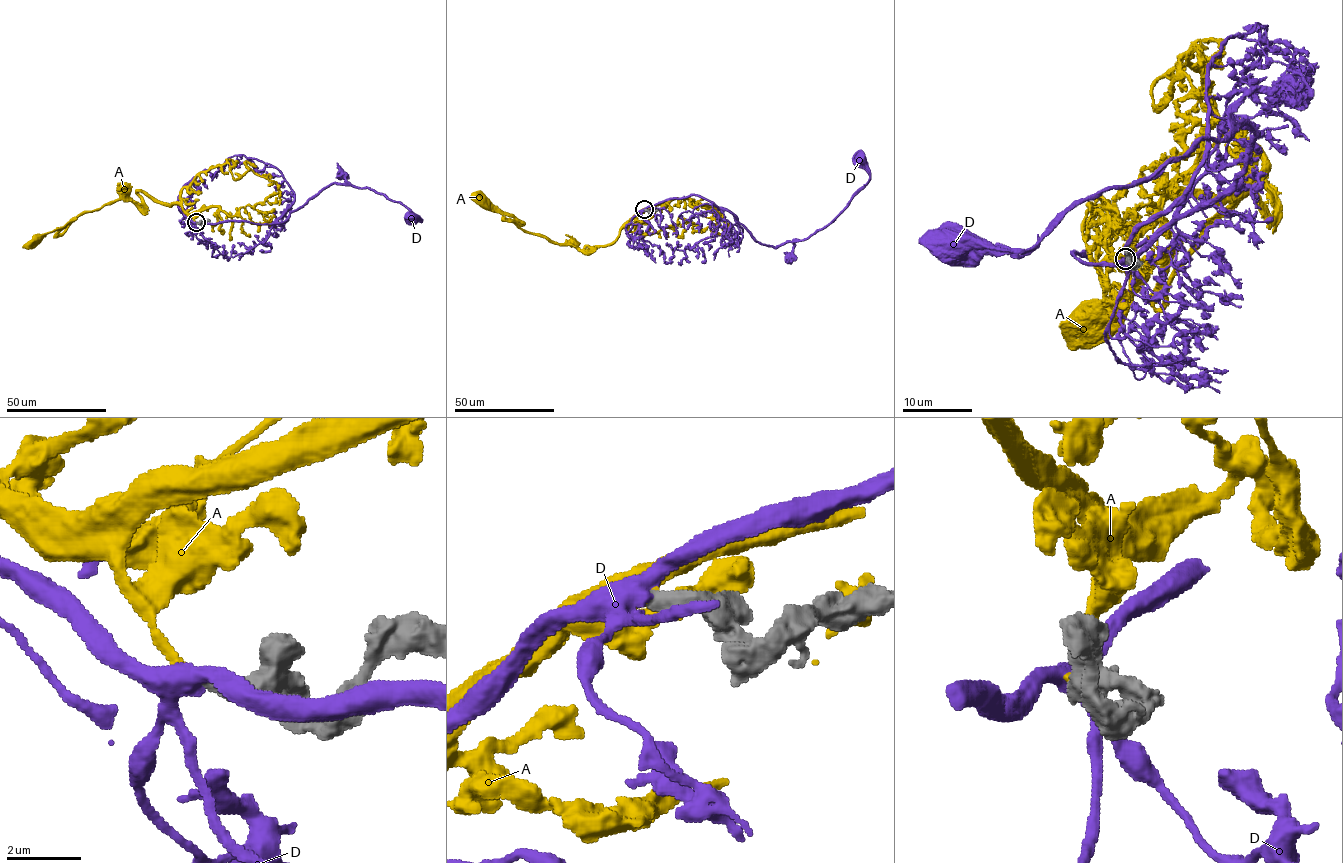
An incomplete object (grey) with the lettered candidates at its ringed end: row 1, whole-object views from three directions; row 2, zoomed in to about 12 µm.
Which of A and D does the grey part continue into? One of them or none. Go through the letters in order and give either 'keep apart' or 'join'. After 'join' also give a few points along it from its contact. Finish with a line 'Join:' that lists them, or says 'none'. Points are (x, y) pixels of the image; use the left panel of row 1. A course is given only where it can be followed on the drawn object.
A: join; course (196, 222), (179, 205), (138, 191), (143, 206), (116, 199), (82, 212), (57, 237), (67, 224), (37, 239)
D: keep apart
Join: A

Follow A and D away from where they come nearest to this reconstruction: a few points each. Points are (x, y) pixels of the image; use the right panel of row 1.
A: (1126, 259), (1168, 198), (1233, 194), (1261, 158), (1269, 201), (1248, 179), (1159, 309), (1158, 264), (1104, 318)
D: (1125, 259), (1074, 255), (1133, 259), (1213, 201), (1247, 167), (1247, 125), (1086, 196), (1020, 254), (949, 245)

